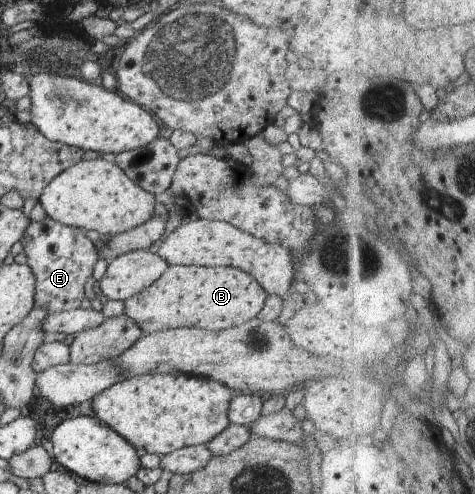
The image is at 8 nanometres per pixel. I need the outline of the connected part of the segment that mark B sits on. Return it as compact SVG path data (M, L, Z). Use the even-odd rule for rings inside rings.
M168 265L153 284L123 301L122 312L137 324L143 335L177 327L220 331L255 319L263 308L265 299L265 291L253 280L253 277L238 268Z

